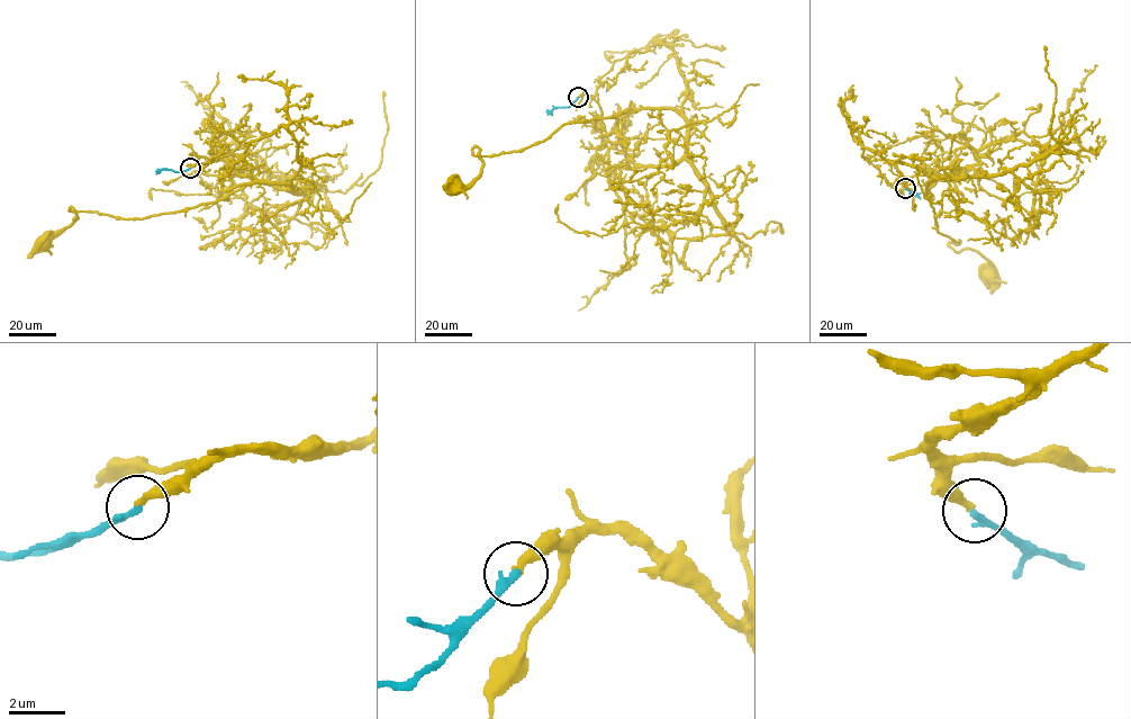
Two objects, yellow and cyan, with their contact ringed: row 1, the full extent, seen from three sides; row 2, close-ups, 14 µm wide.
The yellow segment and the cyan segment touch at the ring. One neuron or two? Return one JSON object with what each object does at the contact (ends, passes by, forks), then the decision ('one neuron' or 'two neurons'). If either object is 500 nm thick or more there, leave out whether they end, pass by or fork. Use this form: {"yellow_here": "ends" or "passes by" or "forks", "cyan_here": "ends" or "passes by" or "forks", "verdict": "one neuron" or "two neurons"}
{"yellow_here": "ends", "cyan_here": "ends", "verdict": "one neuron"}

